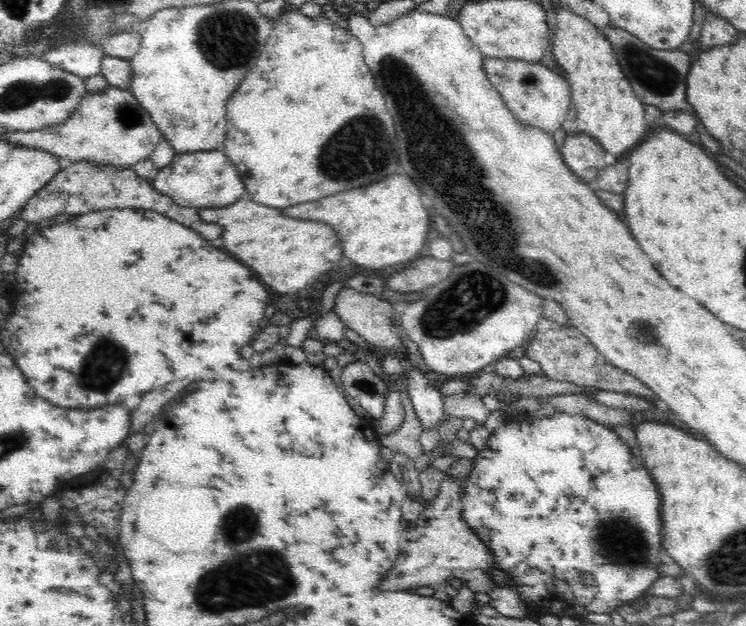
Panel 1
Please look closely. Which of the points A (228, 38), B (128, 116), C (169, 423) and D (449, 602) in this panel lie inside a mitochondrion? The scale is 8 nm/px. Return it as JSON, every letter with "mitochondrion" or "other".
{"A":"mitochondrion","B":"mitochondrion","C":"other","D":"other"}

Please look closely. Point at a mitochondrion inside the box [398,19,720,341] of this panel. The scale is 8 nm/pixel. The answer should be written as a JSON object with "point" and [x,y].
{"point":[652,74]}

